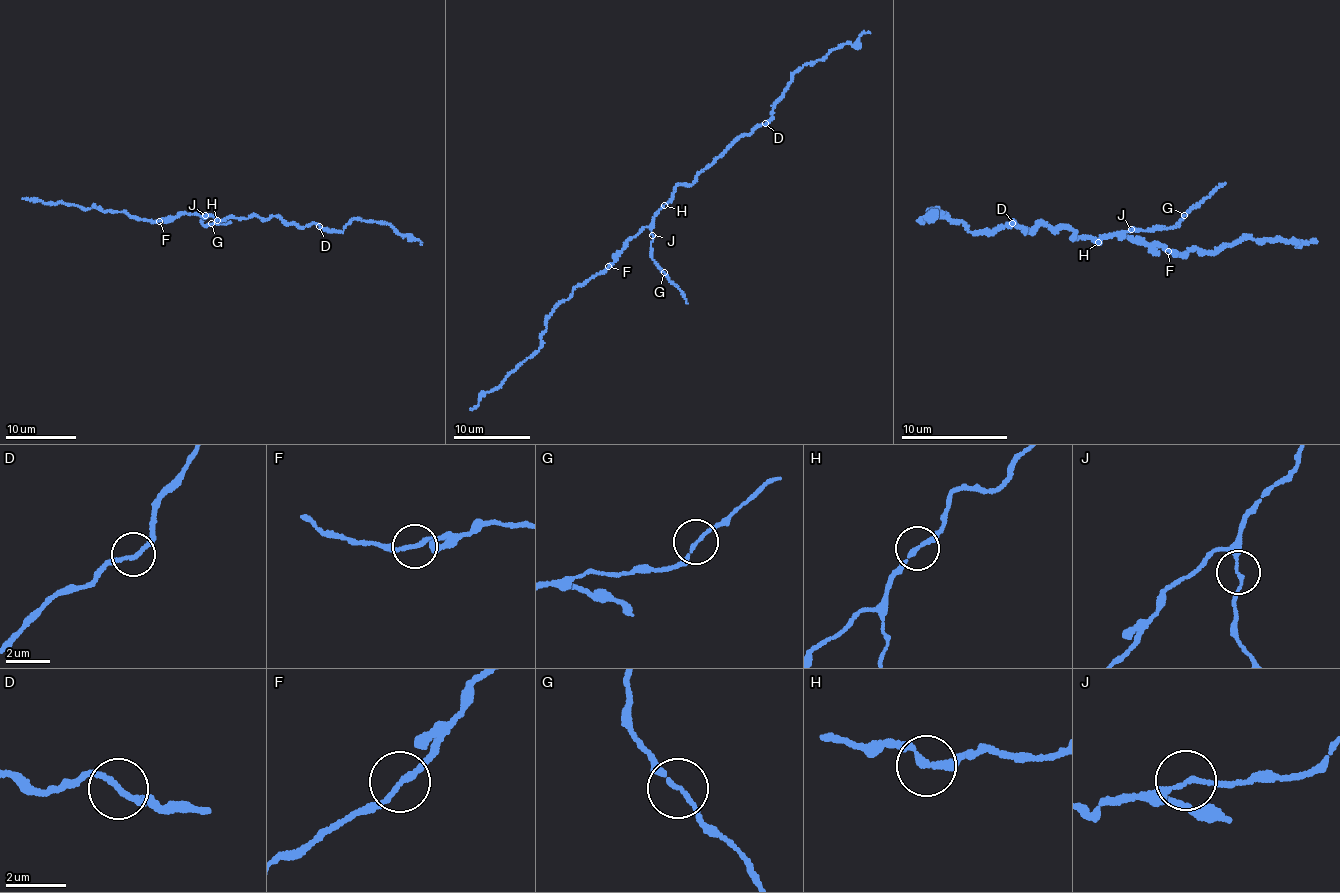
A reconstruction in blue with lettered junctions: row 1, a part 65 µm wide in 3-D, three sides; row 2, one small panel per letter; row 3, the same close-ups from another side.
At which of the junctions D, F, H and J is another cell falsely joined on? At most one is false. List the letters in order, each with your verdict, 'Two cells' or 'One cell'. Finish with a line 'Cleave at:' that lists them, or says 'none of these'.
D: One cell
F: One cell
H: One cell
J: One cell
Cleave at: none of these

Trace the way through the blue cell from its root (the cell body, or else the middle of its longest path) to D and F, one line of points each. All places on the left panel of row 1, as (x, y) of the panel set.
D: (217, 219), (276, 216), (300, 226), (314, 224), (319, 226)
F: (217, 219), (182, 213), (159, 221)

